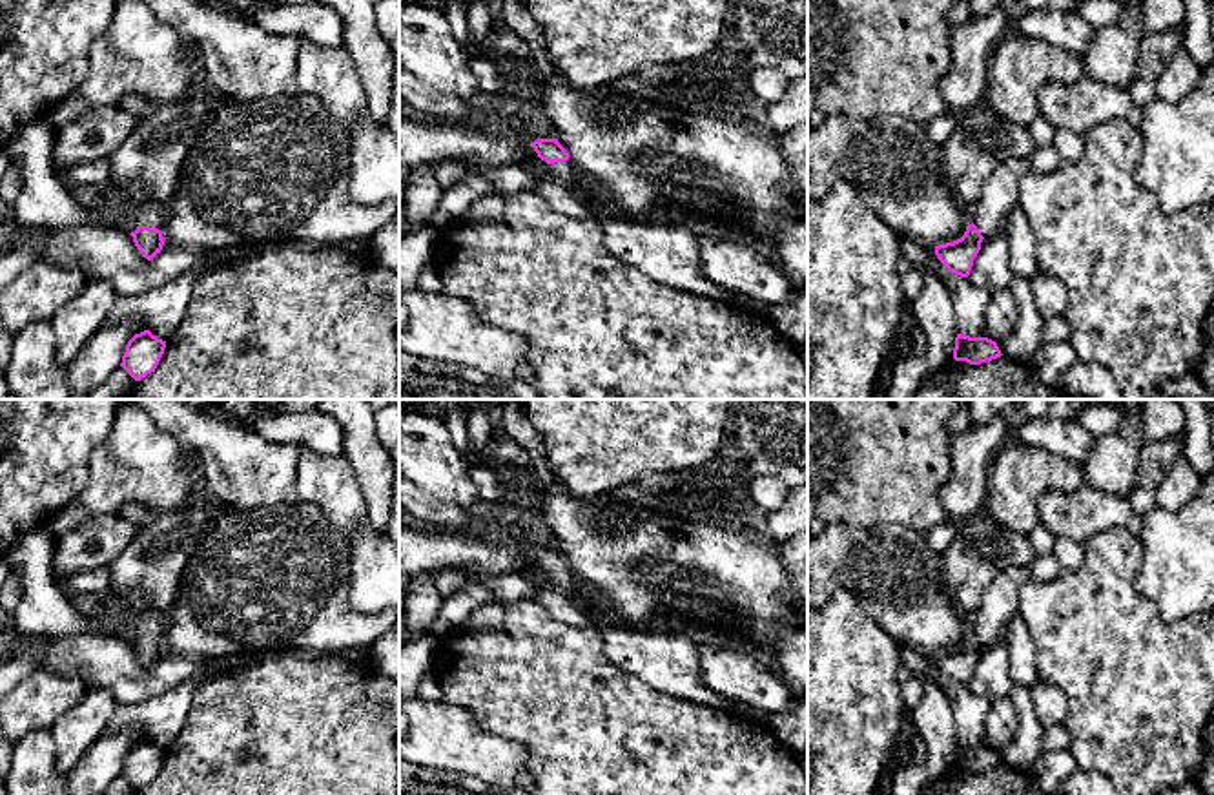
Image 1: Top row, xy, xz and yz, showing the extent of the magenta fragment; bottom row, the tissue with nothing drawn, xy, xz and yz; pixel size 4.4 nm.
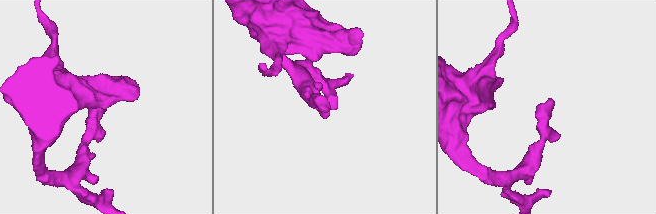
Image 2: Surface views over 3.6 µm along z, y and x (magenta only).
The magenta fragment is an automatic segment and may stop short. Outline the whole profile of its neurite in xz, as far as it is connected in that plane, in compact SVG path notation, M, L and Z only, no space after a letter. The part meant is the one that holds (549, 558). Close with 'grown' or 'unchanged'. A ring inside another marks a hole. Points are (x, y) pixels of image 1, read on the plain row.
M538 547L532 551L534 560L541 569L549 573L552 587L565 596L581 594L591 587L569 569L567 558L558 551L558 547Z | grown

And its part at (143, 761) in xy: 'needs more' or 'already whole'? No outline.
already whole

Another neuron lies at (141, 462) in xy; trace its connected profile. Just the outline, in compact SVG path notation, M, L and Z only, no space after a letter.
M120 403L111 434L89 458L86 489L73 500L93 518L137 501L155 512L184 507L197 487L190 458L140 407Z

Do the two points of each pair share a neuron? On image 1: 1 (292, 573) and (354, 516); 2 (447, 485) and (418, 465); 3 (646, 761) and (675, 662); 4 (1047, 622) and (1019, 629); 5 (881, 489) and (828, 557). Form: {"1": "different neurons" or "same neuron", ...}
{"1": "different neurons", "2": "same neuron", "3": "different neurons", "4": "different neurons", "5": "different neurons"}

